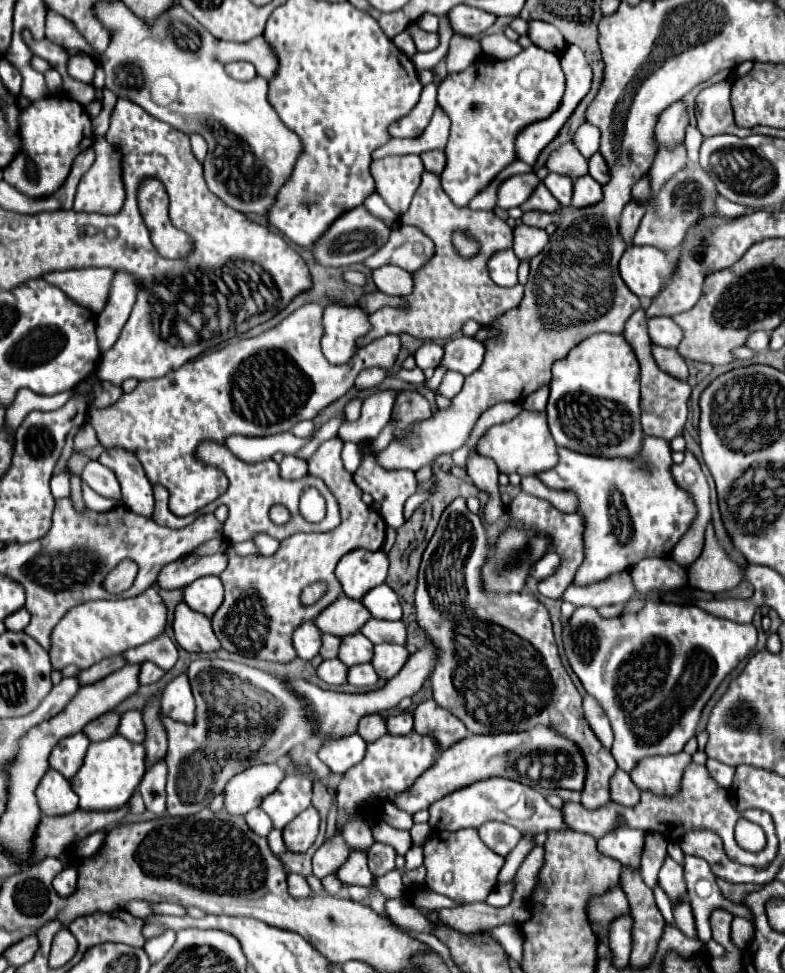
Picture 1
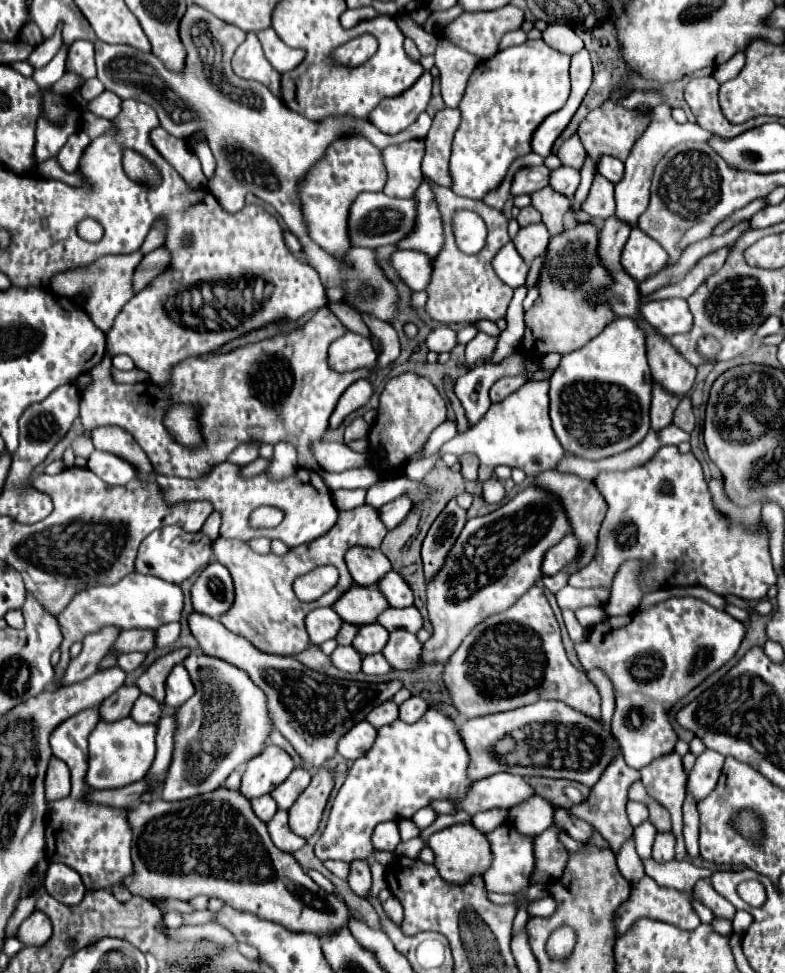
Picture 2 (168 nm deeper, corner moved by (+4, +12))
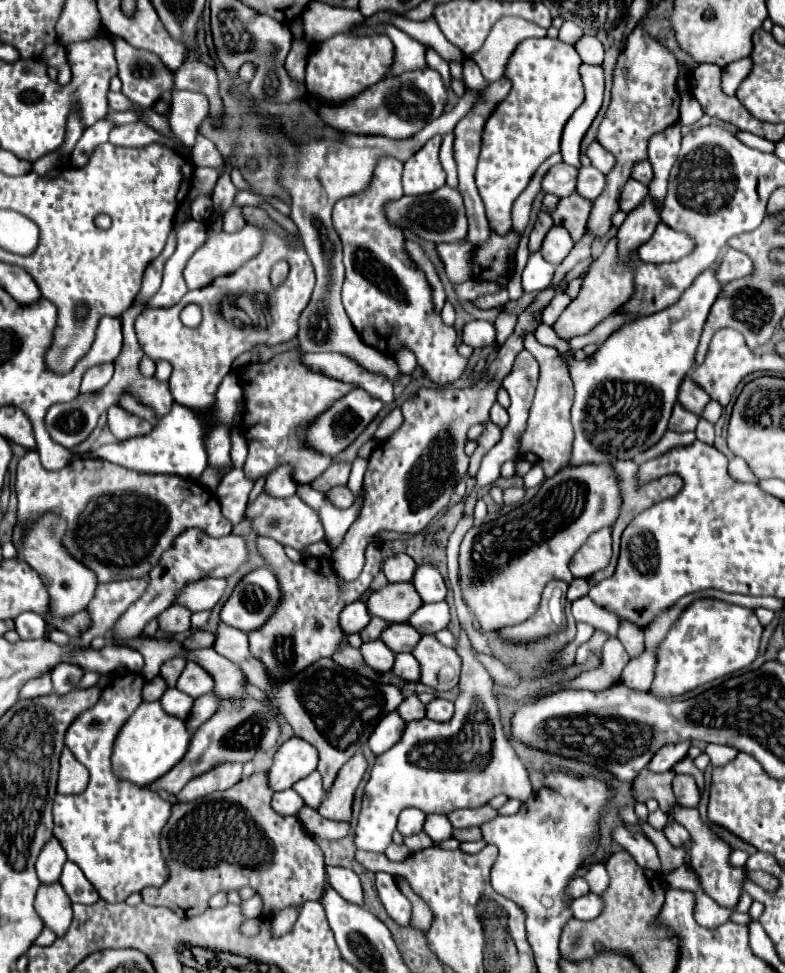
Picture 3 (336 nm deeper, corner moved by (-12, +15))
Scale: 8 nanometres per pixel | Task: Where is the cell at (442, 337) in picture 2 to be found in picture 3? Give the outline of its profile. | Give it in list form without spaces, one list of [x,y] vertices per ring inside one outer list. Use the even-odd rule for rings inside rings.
[[[472,320],[462,330],[462,342],[474,348],[484,348],[496,342],[496,328],[486,320]]]

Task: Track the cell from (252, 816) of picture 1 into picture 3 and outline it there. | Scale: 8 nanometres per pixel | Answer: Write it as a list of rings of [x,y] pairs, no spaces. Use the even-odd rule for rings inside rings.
[[[282,790],[276,792],[272,798],[272,808],[282,814],[282,816],[290,816],[290,814],[298,814],[300,808],[304,806],[302,796],[298,796],[298,792],[294,790]]]

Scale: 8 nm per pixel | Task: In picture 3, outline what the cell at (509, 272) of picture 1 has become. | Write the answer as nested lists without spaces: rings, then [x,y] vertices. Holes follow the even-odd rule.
[[[540,252],[530,254],[528,264],[526,264],[524,272],[522,272],[522,288],[524,288],[524,292],[540,292],[540,290],[548,288],[552,284],[554,272],[556,272],[556,266],[548,264],[540,256]]]

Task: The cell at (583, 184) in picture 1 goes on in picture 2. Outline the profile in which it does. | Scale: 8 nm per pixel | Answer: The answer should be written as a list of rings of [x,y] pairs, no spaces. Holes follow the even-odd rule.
[[[596,173],[592,187],[590,187],[590,193],[582,201],[580,209],[586,211],[592,219],[604,221],[606,217],[614,215],[614,207],[616,207],[616,203],[614,203],[614,183],[610,183],[608,179],[604,179]]]

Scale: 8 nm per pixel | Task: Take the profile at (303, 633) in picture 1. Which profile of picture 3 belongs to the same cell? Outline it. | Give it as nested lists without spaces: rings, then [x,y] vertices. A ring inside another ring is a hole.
[[[356,600],[352,604],[348,604],[342,614],[340,614],[340,626],[344,632],[348,634],[354,634],[354,632],[360,632],[364,626],[368,626],[370,622],[370,614],[368,614],[368,608],[362,600]]]

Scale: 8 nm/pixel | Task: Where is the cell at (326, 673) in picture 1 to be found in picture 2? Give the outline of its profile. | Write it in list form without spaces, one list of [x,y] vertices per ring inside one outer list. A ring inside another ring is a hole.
[[[336,647],[330,655],[332,659],[332,665],[340,671],[346,671],[346,673],[358,673],[360,671],[360,661],[362,661],[362,655],[354,649],[354,647]]]

